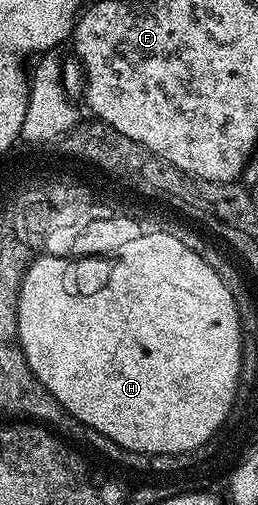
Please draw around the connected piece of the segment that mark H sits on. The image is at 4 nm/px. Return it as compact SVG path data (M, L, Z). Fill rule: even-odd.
M153 234L147 236L147 240L129 242L127 248L122 248L120 256L113 254L111 258L83 256L71 259L68 256L36 255L30 261L20 283L16 302L16 332L25 362L66 415L71 420L80 420L84 429L103 434L117 446L129 451L153 455L192 453L226 425L236 407L235 396L239 390L242 340L239 339L239 328L235 328L235 308L231 308L231 296L227 296L229 287L223 288L223 282L215 280L216 273L211 272L211 268L207 268L207 264L203 264L199 256L191 256L191 252L188 248L183 248L179 240L171 240L171 236L166 234Z

